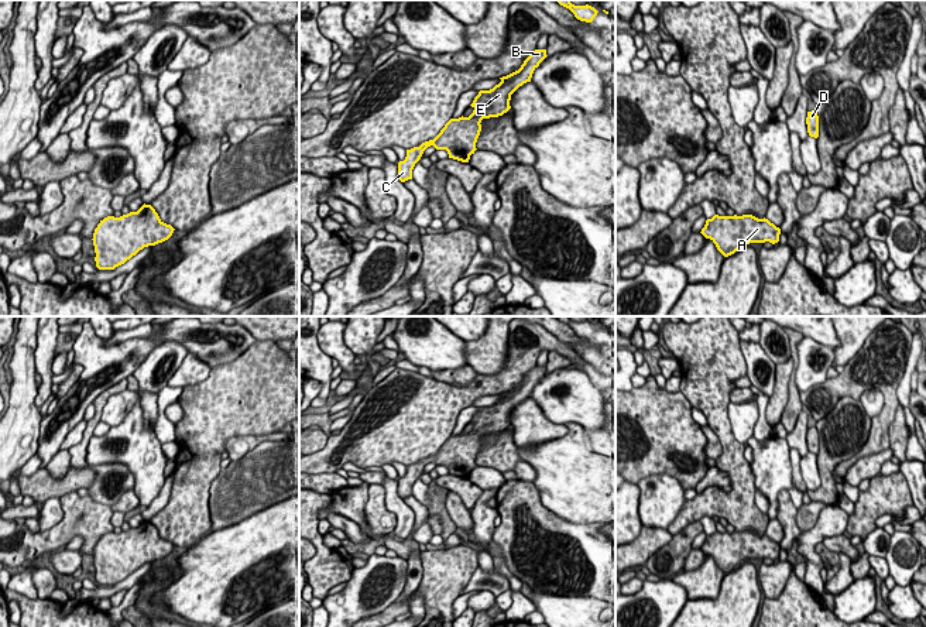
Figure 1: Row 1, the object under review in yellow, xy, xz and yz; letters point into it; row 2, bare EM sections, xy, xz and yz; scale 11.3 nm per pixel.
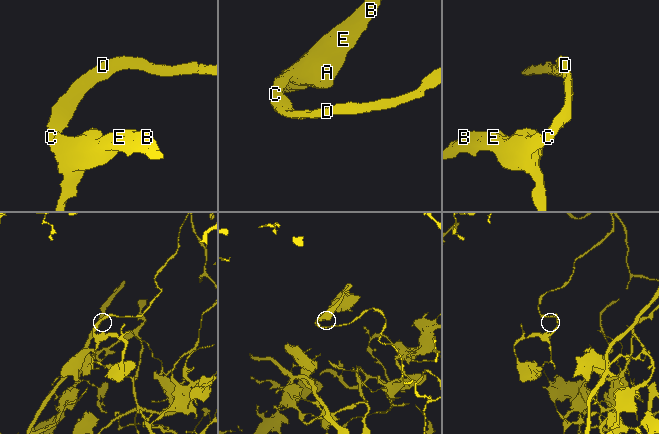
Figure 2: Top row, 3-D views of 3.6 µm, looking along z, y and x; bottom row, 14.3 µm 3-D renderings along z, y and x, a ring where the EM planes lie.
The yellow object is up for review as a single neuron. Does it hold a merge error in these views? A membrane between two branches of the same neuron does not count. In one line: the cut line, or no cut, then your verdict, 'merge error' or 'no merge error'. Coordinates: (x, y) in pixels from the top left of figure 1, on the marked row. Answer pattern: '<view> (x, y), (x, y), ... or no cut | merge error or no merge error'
no cut | no merge error

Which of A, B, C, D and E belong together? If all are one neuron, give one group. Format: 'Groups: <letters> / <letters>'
Groups: A B C D E

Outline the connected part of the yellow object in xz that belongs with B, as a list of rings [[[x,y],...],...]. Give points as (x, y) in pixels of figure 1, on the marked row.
[[[535,49],[518,71],[500,78],[501,82],[493,89],[479,92],[470,104],[474,110],[469,117],[450,119],[433,140],[407,150],[405,160],[398,162],[398,179],[401,182],[412,179],[415,164],[431,145],[436,150],[446,150],[449,158],[469,162],[470,155],[477,150],[481,120],[507,113],[511,109],[511,95],[524,83],[531,82],[534,71],[546,56],[546,49]]]

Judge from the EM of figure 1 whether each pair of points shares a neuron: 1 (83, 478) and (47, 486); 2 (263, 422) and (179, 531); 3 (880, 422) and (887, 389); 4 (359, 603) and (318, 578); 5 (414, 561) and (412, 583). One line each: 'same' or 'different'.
1: same
2: same
3: same
4: different
5: same

